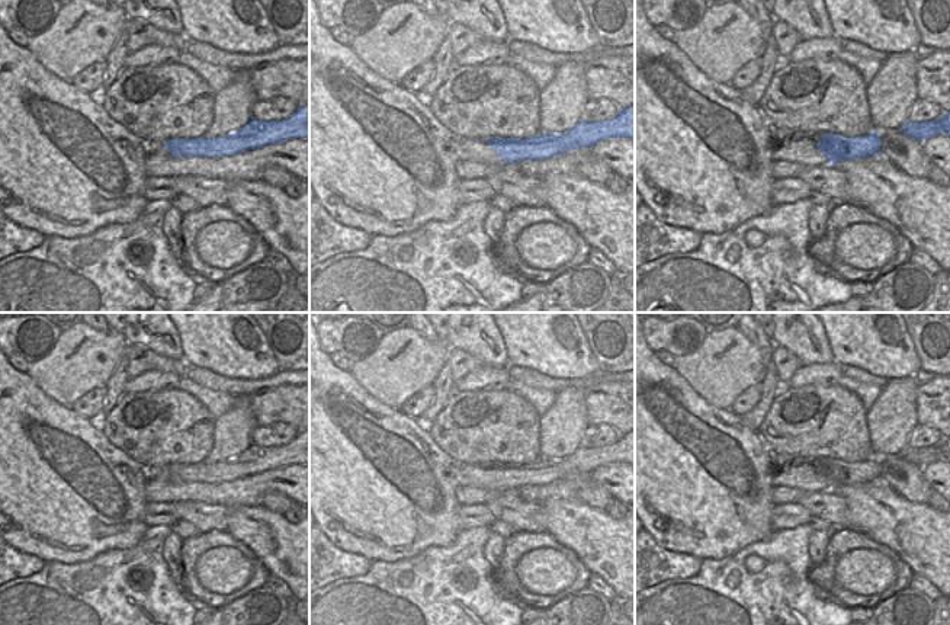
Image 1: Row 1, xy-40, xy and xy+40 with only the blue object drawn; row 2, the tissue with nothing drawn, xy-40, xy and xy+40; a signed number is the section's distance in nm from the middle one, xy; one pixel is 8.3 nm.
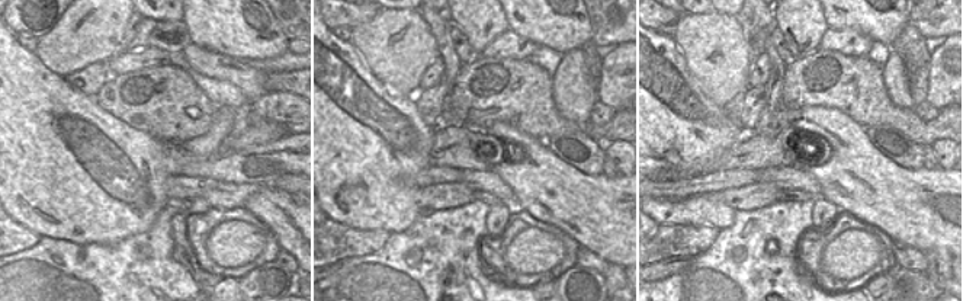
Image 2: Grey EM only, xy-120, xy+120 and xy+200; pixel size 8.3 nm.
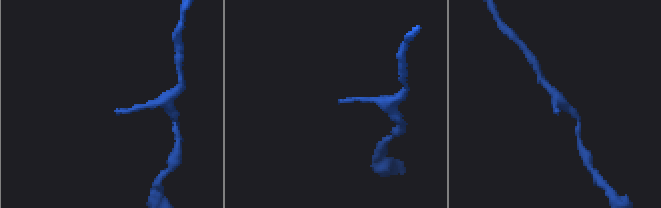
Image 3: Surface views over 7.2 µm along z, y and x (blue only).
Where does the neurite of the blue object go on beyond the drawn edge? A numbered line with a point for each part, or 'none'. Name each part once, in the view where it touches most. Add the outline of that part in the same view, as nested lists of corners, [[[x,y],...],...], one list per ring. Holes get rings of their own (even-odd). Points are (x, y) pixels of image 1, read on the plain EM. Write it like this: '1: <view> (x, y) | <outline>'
1: xy (468, 476) | [[[456,465],[456,480],[459,487],[478,487],[492,493],[513,493],[514,488],[503,488],[497,477],[491,475],[487,465]]]

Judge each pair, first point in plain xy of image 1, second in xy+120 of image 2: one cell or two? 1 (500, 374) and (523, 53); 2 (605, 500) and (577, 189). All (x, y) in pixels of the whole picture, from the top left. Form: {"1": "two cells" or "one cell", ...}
{"1": "one cell", "2": "two cells"}

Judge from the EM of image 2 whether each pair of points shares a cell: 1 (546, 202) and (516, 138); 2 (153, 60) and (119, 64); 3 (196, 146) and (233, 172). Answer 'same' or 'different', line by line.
1: same
2: same
3: different

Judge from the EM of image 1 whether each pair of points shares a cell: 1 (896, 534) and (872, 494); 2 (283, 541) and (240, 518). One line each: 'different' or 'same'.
1: same
2: same

